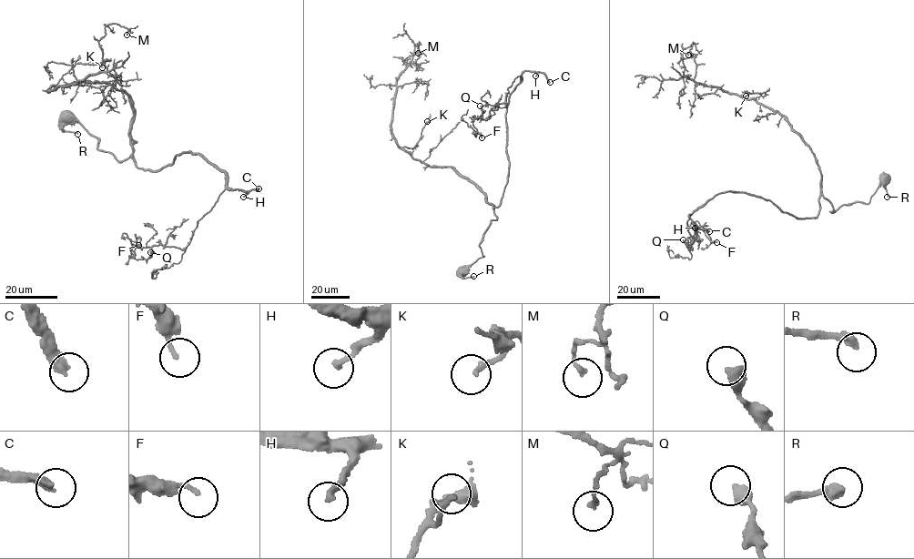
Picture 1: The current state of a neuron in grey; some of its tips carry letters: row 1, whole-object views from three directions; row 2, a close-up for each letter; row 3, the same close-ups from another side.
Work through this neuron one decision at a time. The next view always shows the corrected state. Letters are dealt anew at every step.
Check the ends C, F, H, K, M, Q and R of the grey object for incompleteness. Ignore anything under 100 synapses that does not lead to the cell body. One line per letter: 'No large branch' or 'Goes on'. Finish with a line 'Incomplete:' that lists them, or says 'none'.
C: Goes on
F: No large branch
H: Goes on
K: No large branch
M: No large branch
Q: No large branch
R: No large branch
Incomplete: C, H

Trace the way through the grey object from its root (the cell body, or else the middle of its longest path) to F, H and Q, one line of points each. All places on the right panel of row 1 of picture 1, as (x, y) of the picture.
F: (883, 179), (831, 212), (821, 194), (808, 218), (717, 194), (686, 226), (689, 250), (697, 228), (716, 242)
H: (883, 179), (869, 202), (831, 212), (821, 194), (808, 218), (722, 192), (690, 214), (695, 228)
Q: (883, 179), (831, 212), (821, 194), (808, 218), (722, 192), (689, 217), (699, 242), (683, 239)

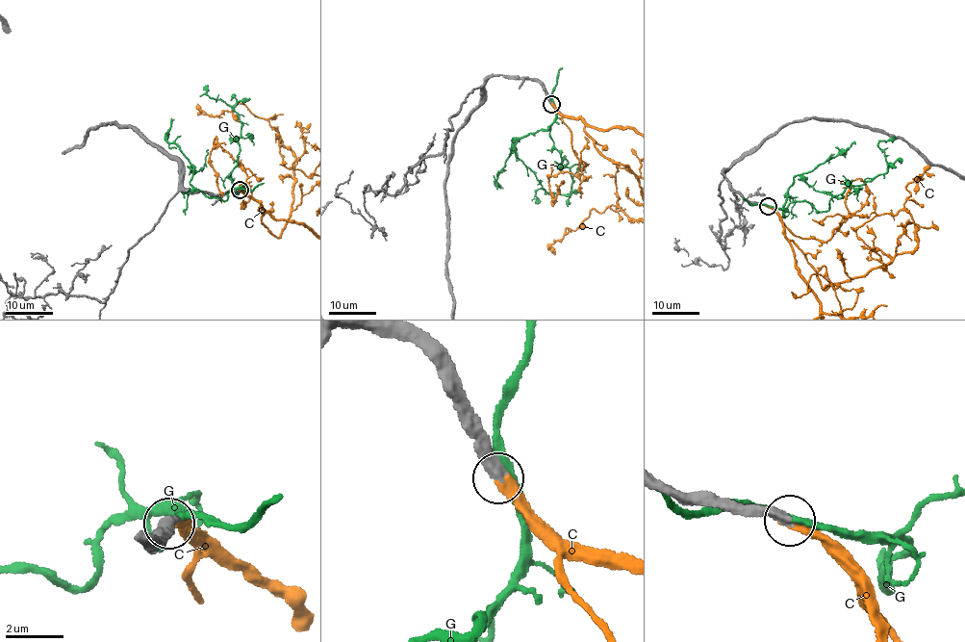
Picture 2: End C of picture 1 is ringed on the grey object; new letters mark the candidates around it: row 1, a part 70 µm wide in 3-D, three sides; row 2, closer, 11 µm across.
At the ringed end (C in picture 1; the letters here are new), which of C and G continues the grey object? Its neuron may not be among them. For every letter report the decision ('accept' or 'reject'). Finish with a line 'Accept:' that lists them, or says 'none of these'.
C: accept
G: reject
Accept: C

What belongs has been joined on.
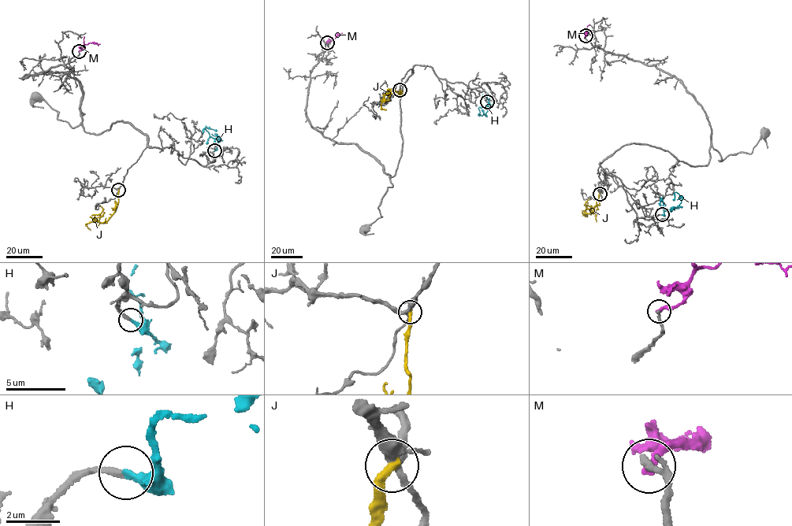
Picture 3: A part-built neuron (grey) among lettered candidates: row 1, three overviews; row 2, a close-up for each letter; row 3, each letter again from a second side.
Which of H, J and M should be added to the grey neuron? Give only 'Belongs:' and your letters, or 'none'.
Belongs: H

